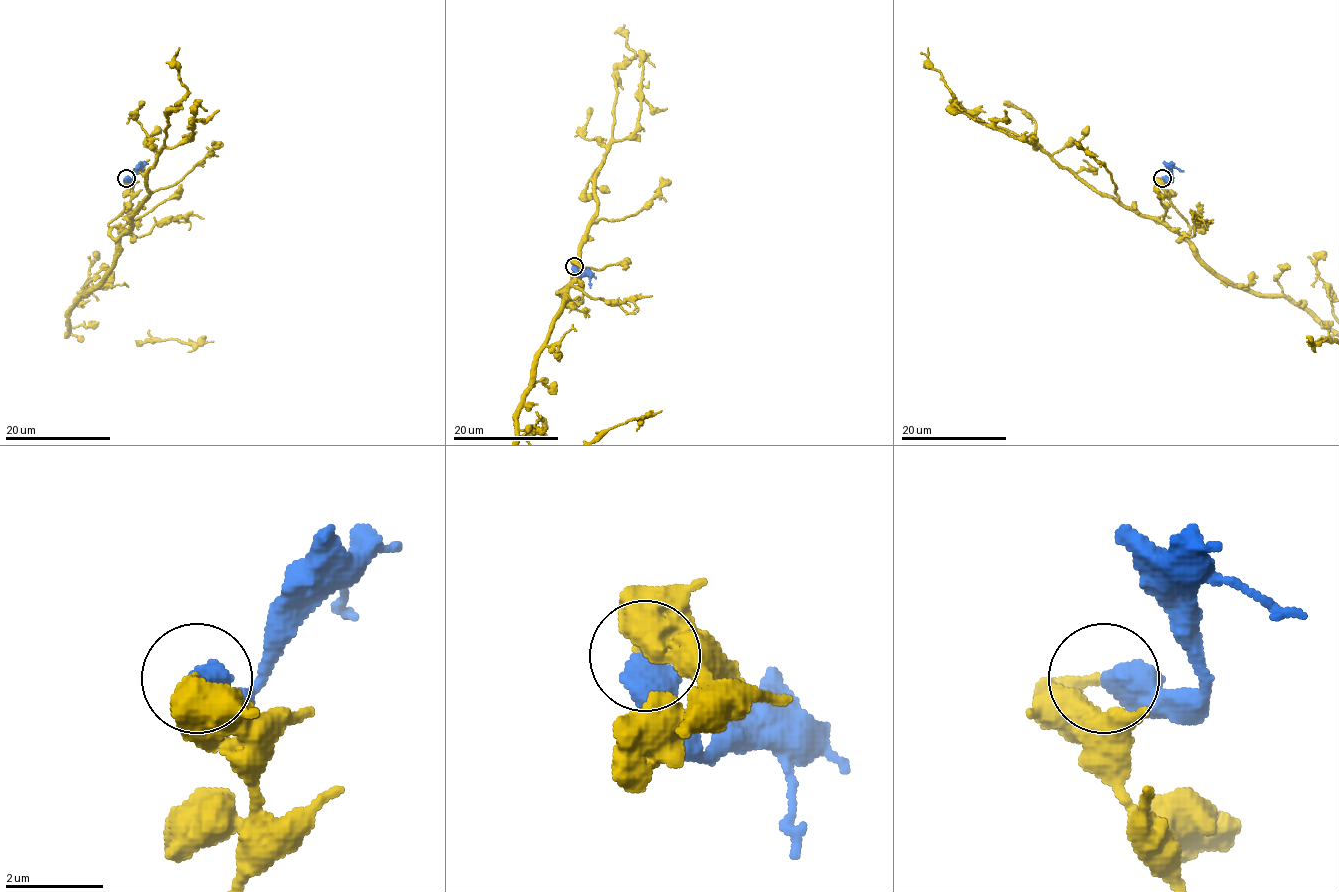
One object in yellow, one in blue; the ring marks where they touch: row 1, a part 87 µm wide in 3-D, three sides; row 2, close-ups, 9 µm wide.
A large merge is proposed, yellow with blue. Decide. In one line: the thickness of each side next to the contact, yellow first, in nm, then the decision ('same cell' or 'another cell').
440/650 nm | same cell

